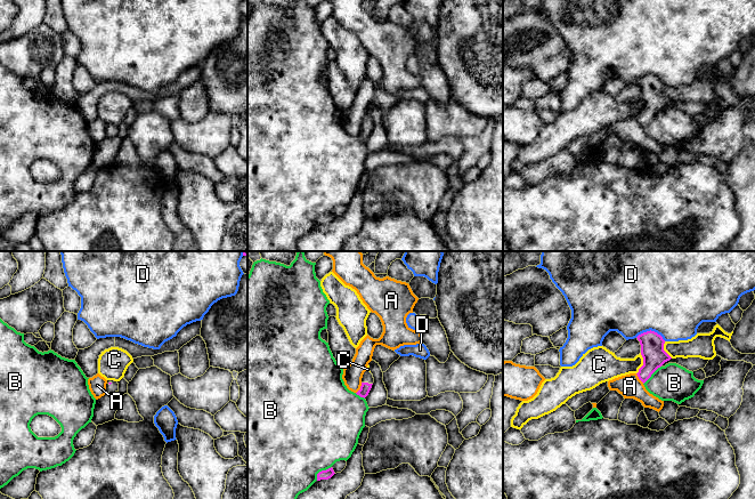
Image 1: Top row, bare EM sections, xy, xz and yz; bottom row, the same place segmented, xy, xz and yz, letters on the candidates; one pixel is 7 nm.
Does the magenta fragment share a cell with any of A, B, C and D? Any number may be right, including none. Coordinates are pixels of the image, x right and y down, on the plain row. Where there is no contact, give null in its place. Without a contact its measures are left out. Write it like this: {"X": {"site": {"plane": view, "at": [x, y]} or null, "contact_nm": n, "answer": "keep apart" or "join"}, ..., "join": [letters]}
{"A": {"site": {"plane": "xz", "at": [360, 133]}, "contact_nm": 90, "answer": "keep apart"}, "B": {"site": {"plane": "xz", "at": [322, 215]}, "contact_nm": 150, "answer": "keep apart"}, "C": {"site": {"plane": "yz", "at": [643, 107]}, "contact_nm": 160, "answer": "keep apart"}, "D": {"site": {"plane": "yz", "at": [650, 74]}, "contact_nm": 220, "answer": "keep apart"}, "join": []}

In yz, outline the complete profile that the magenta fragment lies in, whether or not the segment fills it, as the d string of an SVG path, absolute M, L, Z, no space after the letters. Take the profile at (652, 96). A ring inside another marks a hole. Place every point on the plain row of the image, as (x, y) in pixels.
M650 74L639 79L636 82L640 86L643 102L643 110L636 119L644 128L658 112L672 102L664 95L665 84L657 77Z

